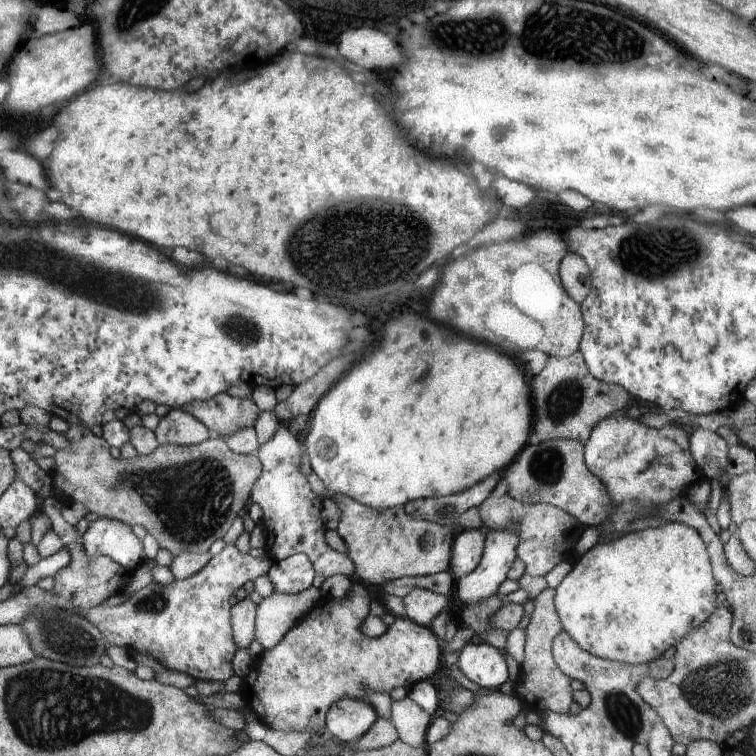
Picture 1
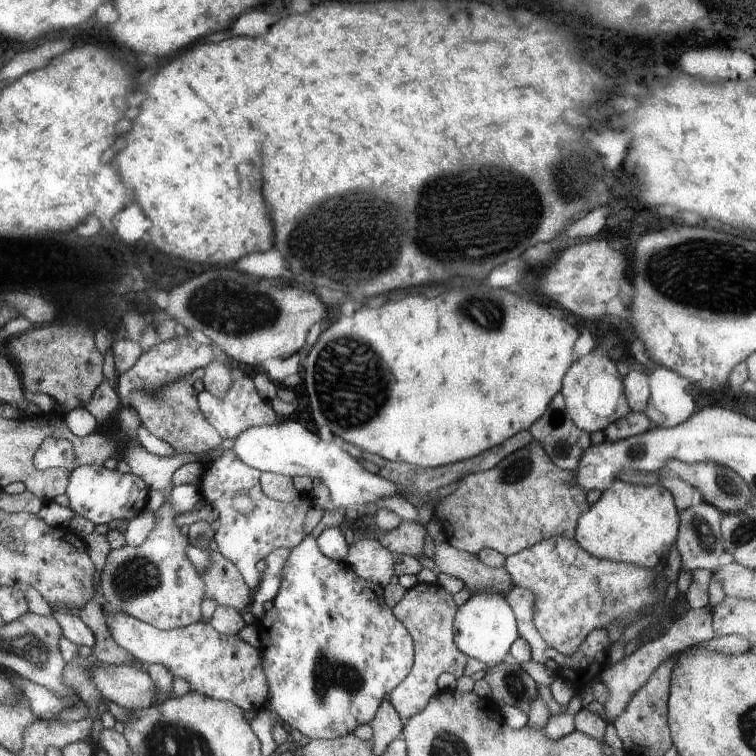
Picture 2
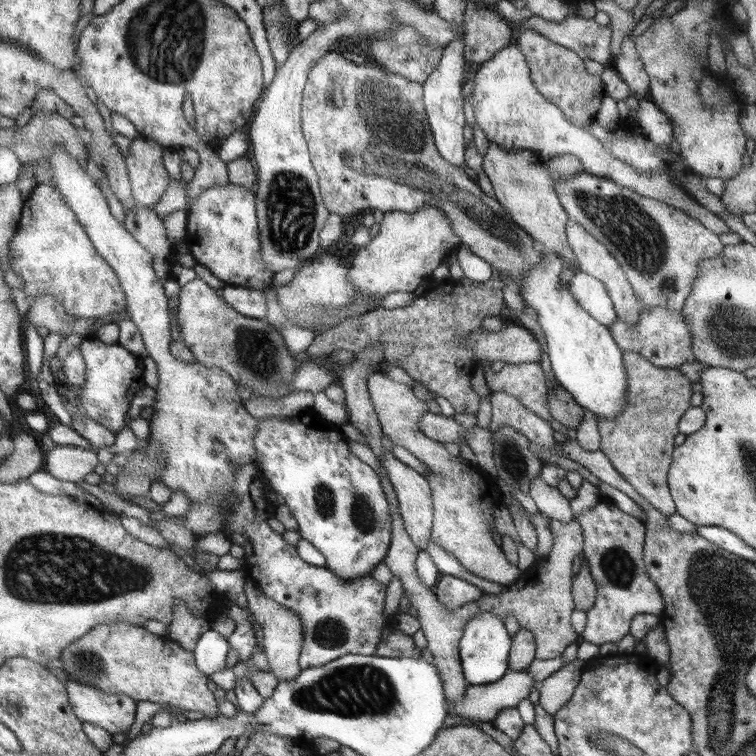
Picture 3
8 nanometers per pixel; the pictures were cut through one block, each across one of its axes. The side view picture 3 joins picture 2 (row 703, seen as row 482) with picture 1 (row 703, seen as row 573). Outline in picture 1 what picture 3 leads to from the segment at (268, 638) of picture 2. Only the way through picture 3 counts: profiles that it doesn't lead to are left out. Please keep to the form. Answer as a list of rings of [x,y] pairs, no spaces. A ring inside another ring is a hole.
[[[339,698],[331,702],[325,712],[323,732],[341,744],[353,744],[373,726],[375,720],[379,718],[369,702],[355,698]]]

